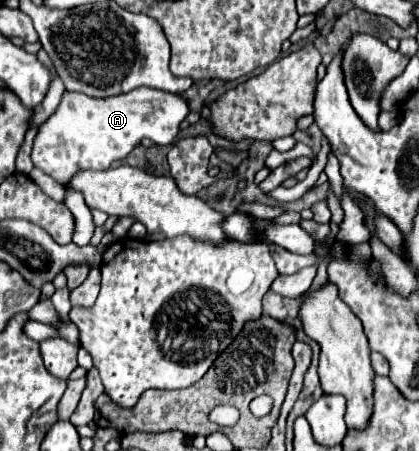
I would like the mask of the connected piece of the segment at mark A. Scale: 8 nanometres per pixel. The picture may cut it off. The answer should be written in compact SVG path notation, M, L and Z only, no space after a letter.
M137 88L111 98L91 98L81 92L65 90L57 110L39 126L35 134L31 160L65 188L65 206L75 216L73 242L77 246L89 244L95 224L83 196L71 188L71 178L79 170L107 170L113 162L121 162L143 138L149 138L158 145L171 145L187 114L189 104L185 96L155 88Z

